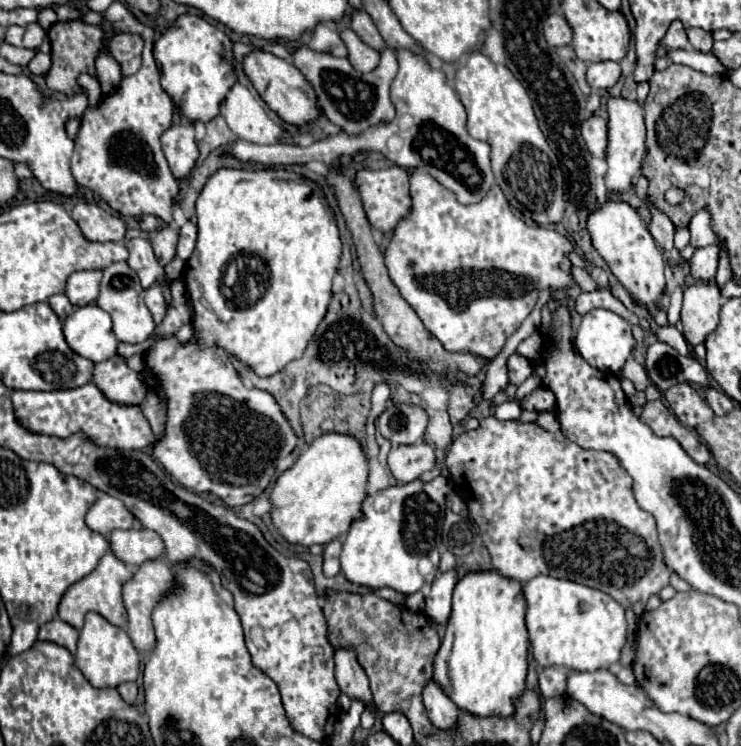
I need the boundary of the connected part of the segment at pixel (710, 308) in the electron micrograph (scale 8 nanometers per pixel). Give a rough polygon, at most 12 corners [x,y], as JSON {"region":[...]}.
{"region":[[714,281],[684,291],[682,325],[696,347],[718,327]]}

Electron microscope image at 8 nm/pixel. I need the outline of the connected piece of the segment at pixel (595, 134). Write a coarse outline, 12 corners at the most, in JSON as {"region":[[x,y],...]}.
{"region":[[596,113],[582,125],[582,137],[594,157],[606,157],[608,125]]}

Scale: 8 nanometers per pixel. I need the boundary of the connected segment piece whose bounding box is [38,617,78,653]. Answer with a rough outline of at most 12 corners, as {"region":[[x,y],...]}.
{"region":[[56,617],[40,627],[38,639],[76,653],[78,631]]}

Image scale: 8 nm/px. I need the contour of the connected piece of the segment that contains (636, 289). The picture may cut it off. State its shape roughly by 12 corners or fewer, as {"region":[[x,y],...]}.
{"region":[[628,203],[588,217],[592,245],[634,303],[658,309],[666,261]]}

